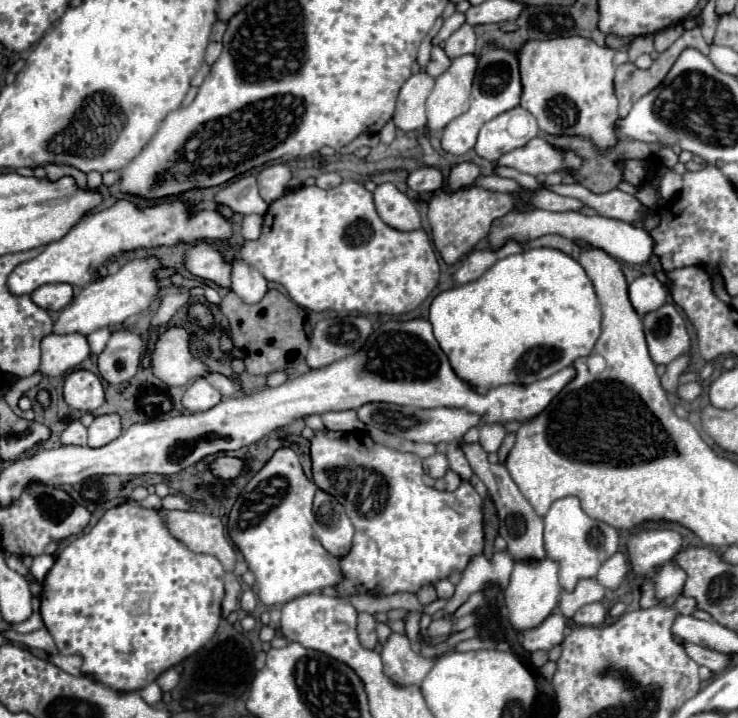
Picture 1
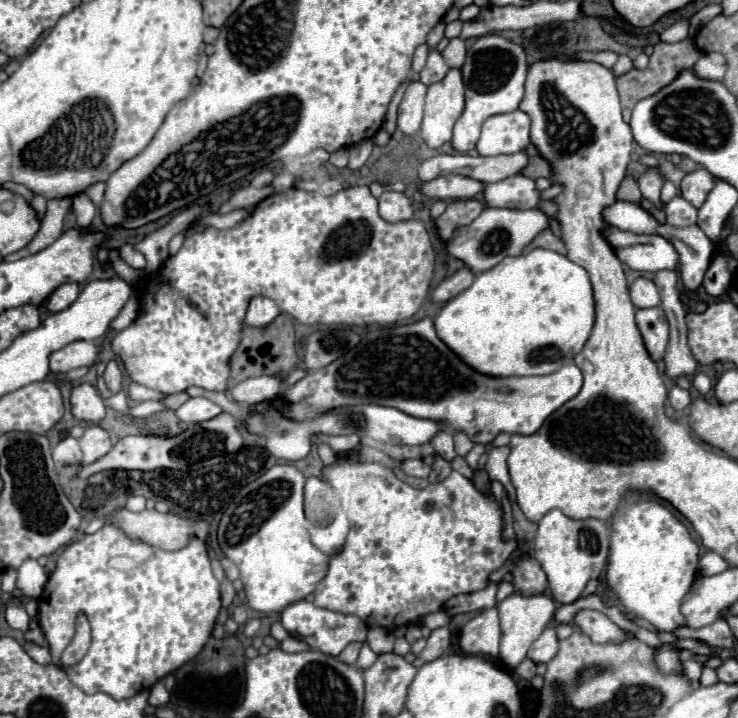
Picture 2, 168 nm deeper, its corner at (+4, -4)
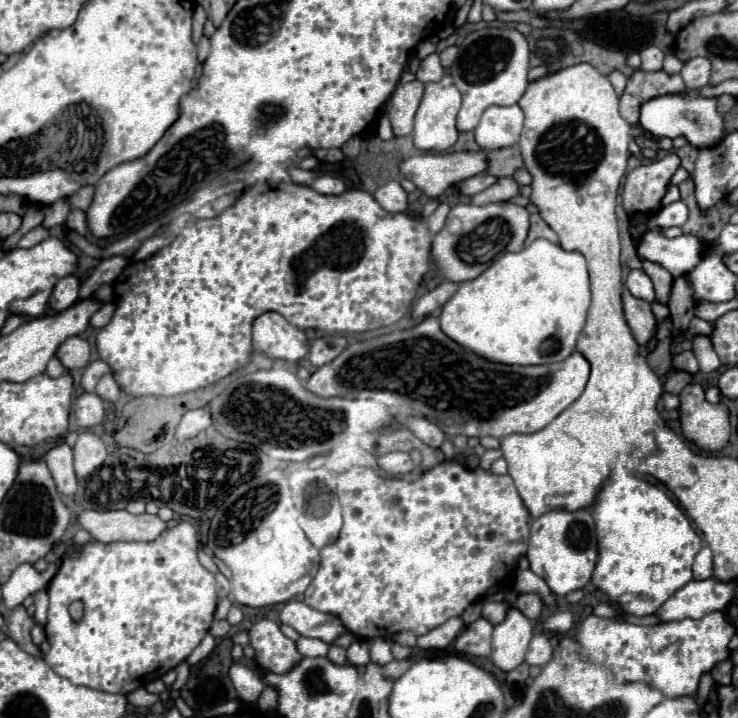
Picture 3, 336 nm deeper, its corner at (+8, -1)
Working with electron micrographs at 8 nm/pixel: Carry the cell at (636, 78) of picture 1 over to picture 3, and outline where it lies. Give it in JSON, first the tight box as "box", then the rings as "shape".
{"box":[619,69,687,125],"shape":[[[637,69],[629,81],[627,87],[619,99],[619,113],[621,117],[631,123],[637,125],[639,121],[639,105],[651,97],[659,97],[659,95],[667,95],[667,93],[683,93],[687,91],[687,87],[683,85],[681,75],[669,75],[663,69],[661,71],[641,71]]]}

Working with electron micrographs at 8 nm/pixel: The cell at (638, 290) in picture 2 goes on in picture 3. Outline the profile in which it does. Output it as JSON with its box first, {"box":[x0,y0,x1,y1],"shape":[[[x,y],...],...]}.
{"box":[625,269,655,301],"shape":[[[639,269],[629,273],[629,277],[625,281],[625,287],[629,289],[629,293],[633,297],[639,297],[639,299],[645,299],[645,301],[653,301],[655,299],[655,291],[653,291],[651,279]]]}

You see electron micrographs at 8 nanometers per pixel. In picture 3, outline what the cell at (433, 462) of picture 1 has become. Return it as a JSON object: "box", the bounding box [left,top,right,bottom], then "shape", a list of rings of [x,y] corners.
{"box":[379,451,415,475],"shape":[[[401,451],[379,457],[379,465],[383,471],[387,471],[391,475],[403,475],[403,473],[411,473],[415,469],[409,453],[401,453]]]}

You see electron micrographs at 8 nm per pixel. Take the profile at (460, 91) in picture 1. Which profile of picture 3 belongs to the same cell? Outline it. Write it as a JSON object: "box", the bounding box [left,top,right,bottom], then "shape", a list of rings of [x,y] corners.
{"box":[413,73,461,151],"shape":[[[447,73],[437,83],[425,85],[423,101],[415,115],[415,129],[413,129],[413,143],[419,151],[447,151],[457,141],[457,129],[455,129],[455,117],[461,107],[461,93],[455,89],[455,83],[451,81],[451,75]]]}

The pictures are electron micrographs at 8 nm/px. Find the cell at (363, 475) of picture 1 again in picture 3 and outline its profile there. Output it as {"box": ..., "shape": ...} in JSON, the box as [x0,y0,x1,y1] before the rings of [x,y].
{"box":[305,461,529,639],"shape":[[[445,461],[445,463],[425,471],[417,481],[403,481],[403,479],[395,479],[395,477],[381,477],[369,467],[353,467],[353,469],[339,475],[337,497],[339,497],[339,503],[343,507],[343,519],[345,519],[343,529],[341,529],[339,539],[335,543],[325,545],[321,549],[321,567],[305,591],[305,603],[311,605],[313,609],[323,611],[323,613],[339,615],[343,625],[347,625],[347,629],[353,635],[359,635],[363,639],[391,637],[391,633],[399,633],[399,631],[411,631],[415,635],[423,635],[431,629],[439,627],[447,619],[459,617],[469,603],[479,601],[487,593],[487,589],[491,589],[497,581],[501,583],[509,575],[509,571],[517,565],[521,555],[527,558],[525,551],[529,549],[529,540],[527,544],[527,517],[529,517],[529,513],[527,513],[527,509],[525,509],[525,505],[523,505],[509,475],[493,475],[493,473],[483,471],[481,467],[469,471],[455,461]]]}

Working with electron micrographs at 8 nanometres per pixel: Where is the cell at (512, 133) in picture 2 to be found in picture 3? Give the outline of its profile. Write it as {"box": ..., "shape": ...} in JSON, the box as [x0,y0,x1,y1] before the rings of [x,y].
{"box":[475,105,523,151],"shape":[[[519,105],[489,107],[475,129],[475,141],[483,151],[511,147],[519,141],[521,129],[523,111]]]}

